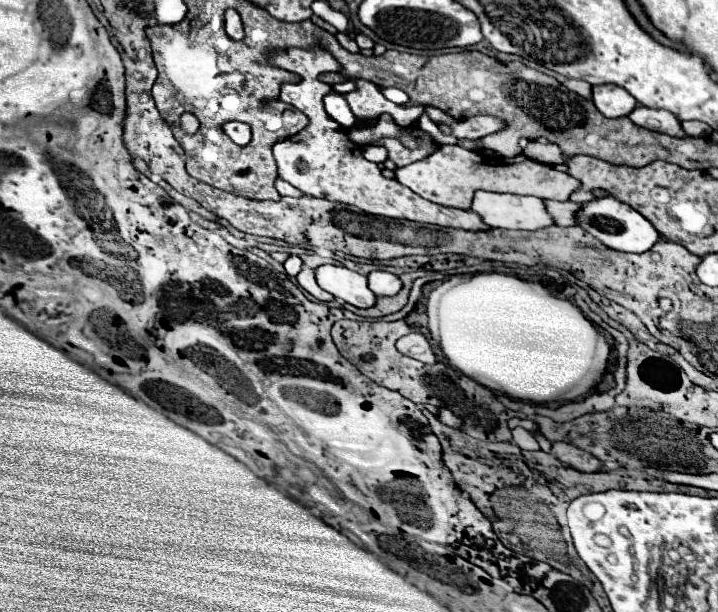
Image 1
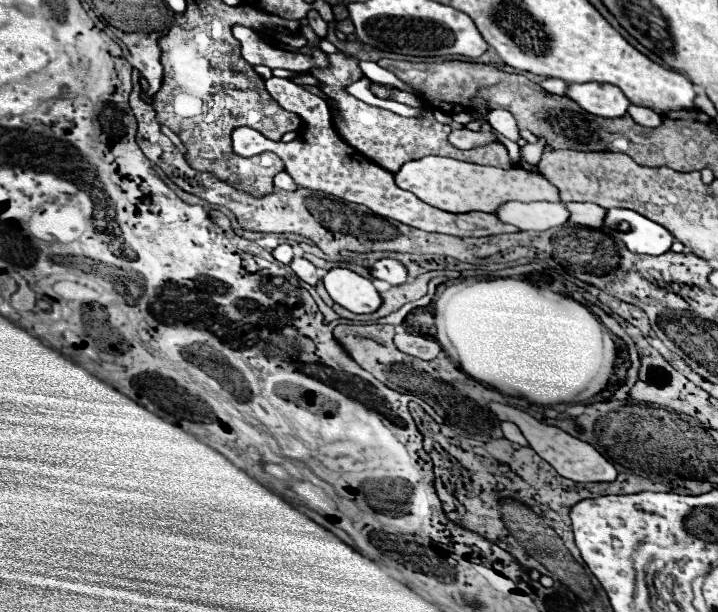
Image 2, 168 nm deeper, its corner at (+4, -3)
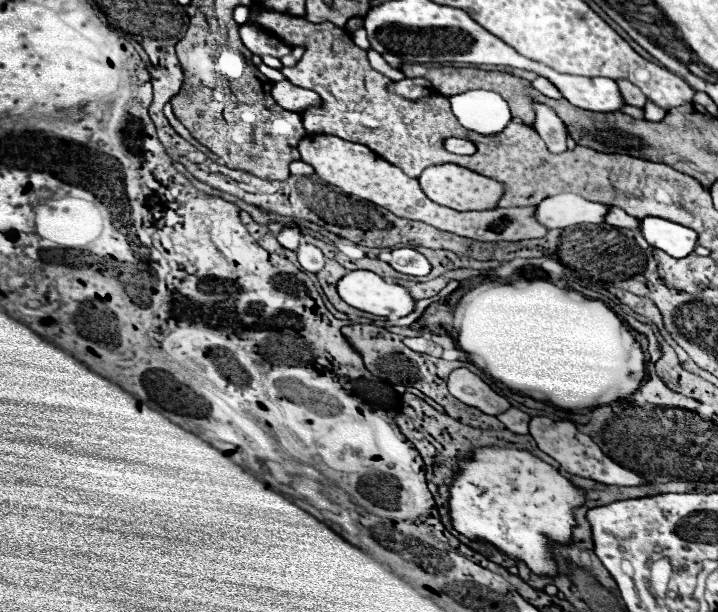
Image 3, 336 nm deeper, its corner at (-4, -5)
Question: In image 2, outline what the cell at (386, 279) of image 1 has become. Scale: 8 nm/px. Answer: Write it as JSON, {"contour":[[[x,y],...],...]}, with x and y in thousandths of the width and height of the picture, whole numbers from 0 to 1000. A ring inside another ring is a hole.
{"contour":[[[532,422],[532,425],[521,428],[518,451],[526,454],[526,458],[540,461],[546,467],[554,467],[554,464],[563,464],[565,461],[568,441],[565,441],[565,435],[560,428],[554,428],[549,422]]]}

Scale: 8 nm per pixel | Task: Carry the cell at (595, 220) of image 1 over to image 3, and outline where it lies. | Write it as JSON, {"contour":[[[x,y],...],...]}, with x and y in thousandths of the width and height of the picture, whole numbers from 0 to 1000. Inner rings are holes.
{"contour":[[[900,353],[891,359],[891,382],[897,392],[936,422],[953,422],[969,405],[969,379],[955,369],[930,363],[925,356]]]}

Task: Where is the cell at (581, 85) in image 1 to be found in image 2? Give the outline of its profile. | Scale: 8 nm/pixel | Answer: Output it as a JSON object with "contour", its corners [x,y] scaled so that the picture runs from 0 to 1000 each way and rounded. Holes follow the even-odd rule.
{"contour":[[[760,127],[752,134],[752,141],[769,154],[786,154],[786,147],[788,147],[788,134],[780,127]]]}

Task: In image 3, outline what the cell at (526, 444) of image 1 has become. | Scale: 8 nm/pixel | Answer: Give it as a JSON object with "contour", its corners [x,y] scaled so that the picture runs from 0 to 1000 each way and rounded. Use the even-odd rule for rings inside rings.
{"contour":[[[710,667],[708,673],[696,676],[694,683],[699,686],[699,693],[702,693],[710,706],[716,706],[716,709],[735,709],[735,690],[738,690],[738,680],[730,676],[727,670]]]}

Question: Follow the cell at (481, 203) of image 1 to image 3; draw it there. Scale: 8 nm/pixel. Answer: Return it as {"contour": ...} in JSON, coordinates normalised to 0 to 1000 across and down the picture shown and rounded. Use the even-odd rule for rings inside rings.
{"contour":[[[780,317],[755,327],[747,343],[744,356],[760,373],[791,373],[799,366],[836,366],[847,337],[833,330],[819,330],[802,317]]]}

